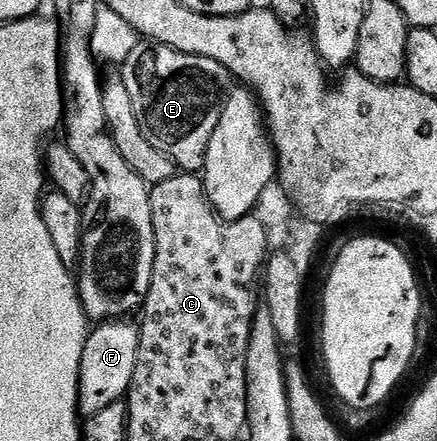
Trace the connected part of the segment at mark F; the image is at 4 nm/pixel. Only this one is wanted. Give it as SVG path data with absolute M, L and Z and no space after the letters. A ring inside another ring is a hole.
M124 319L101 322L90 331L83 346L83 362L79 366L77 410L82 417L99 414L106 406L126 399L133 385L135 362L139 358L140 327Z

